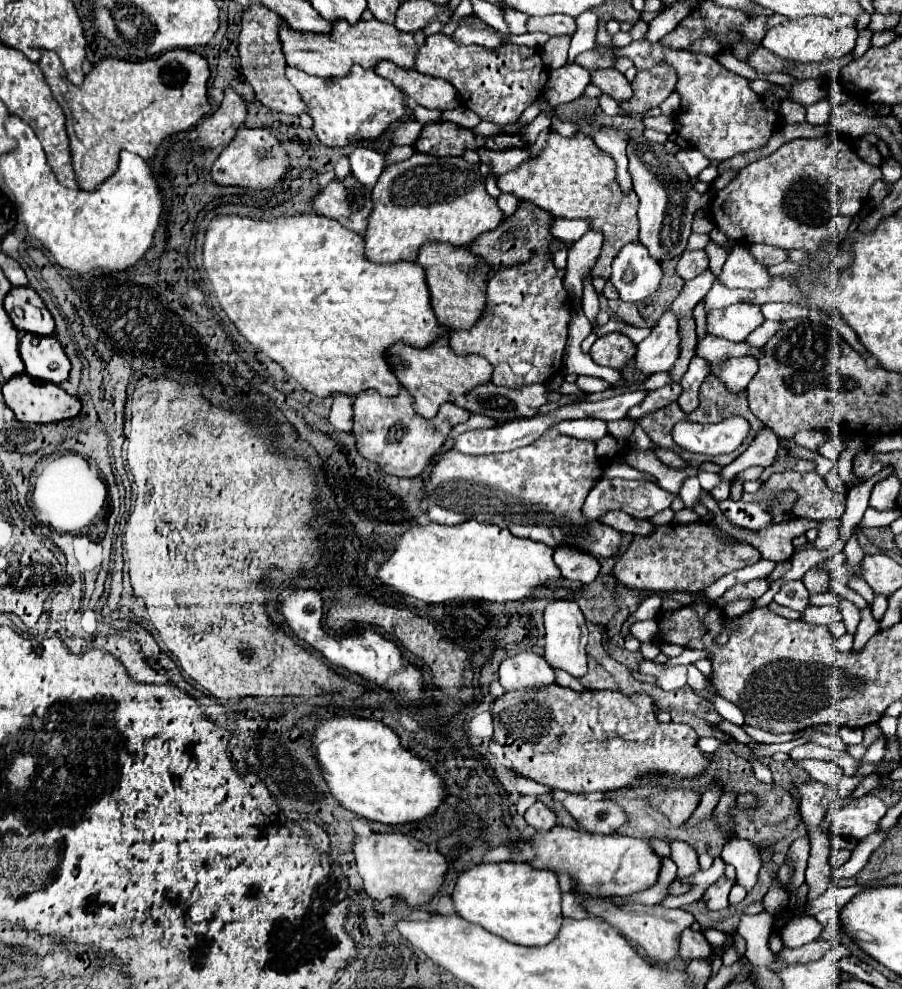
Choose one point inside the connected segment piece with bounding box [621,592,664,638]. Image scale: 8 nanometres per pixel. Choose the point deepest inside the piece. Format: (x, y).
(648, 609)

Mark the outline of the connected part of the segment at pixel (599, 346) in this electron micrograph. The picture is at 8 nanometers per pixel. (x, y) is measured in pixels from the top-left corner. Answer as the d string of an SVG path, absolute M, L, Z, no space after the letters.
M608 333L594 341L590 355L598 365L622 369L626 365L626 361L630 361L634 357L634 349L636 349L636 345L626 335Z

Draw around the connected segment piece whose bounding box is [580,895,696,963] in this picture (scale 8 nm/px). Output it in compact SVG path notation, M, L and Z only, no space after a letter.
M580 895L582 899L582 907L590 913L590 915L598 915L604 917L612 927L616 927L632 945L642 947L646 951L646 955L654 961L654 963L668 963L672 959L678 957L678 939L680 933L686 927L692 927L692 923L696 921L692 913L684 911L684 909L664 909L660 905L654 907L646 907L640 903L628 903L624 907L614 907L610 903L606 903L600 897L590 897L590 895Z

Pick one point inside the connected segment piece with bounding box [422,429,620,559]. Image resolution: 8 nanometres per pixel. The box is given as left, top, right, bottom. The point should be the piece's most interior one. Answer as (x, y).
(537, 491)

